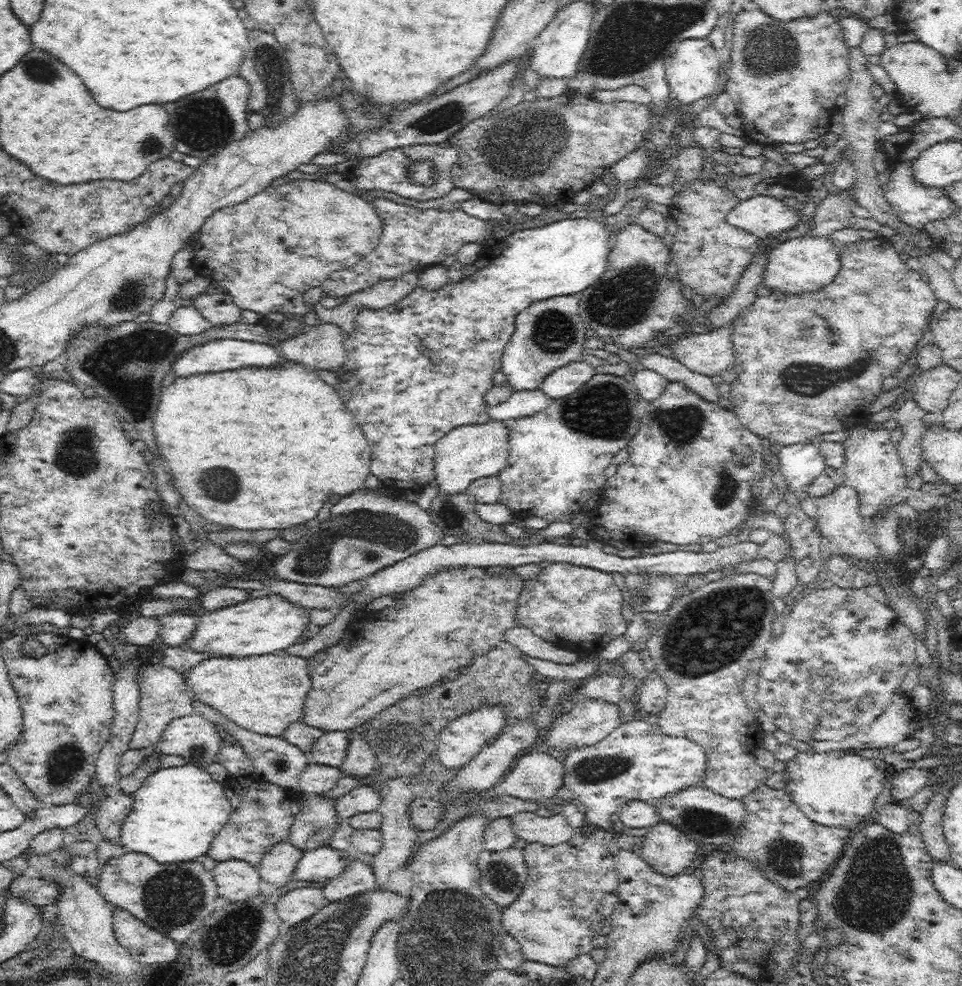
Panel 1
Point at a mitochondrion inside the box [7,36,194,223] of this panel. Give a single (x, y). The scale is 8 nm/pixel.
(42, 70)

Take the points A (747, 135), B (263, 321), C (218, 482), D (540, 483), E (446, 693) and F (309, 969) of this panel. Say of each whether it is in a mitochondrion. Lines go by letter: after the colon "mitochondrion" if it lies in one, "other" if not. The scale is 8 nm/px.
A: other
B: other
C: mitochondrion
D: other
E: other
F: mitochondrion

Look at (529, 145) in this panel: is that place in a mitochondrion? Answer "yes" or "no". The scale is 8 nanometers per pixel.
yes

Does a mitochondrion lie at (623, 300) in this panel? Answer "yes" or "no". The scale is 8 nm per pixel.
yes

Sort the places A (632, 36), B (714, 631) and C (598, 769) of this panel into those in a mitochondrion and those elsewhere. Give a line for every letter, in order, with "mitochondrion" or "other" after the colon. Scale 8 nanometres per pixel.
A: mitochondrion
B: mitochondrion
C: mitochondrion

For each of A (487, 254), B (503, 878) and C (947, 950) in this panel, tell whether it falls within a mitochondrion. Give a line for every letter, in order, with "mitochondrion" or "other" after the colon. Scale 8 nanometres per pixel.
A: other
B: mitochondrion
C: other

